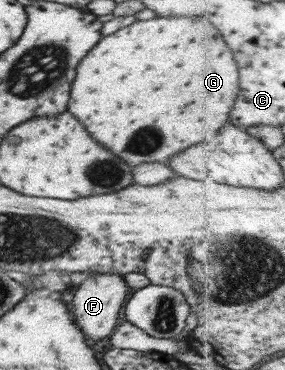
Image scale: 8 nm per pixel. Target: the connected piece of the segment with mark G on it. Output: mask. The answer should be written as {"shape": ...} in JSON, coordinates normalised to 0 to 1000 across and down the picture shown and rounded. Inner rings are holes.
{"shape":[[[530,49],[530,54],[502,54],[502,59],[488,54],[418,76],[389,97],[351,100],[340,119],[305,141],[305,151],[263,184],[263,216],[249,222],[235,303],[249,303],[291,335],[291,346],[333,384],[347,384],[361,400],[375,400],[439,443],[481,449],[502,438],[586,438],[600,422],[614,422],[621,411],[691,384],[712,384],[712,378],[740,384],[768,362],[768,351],[804,330],[804,303],[818,297],[832,259],[839,259],[839,184],[832,184],[825,151],[796,124],[796,114],[782,108],[782,97],[740,65],[740,54],[733,65],[705,65],[705,54],[663,54],[663,49]]]}

